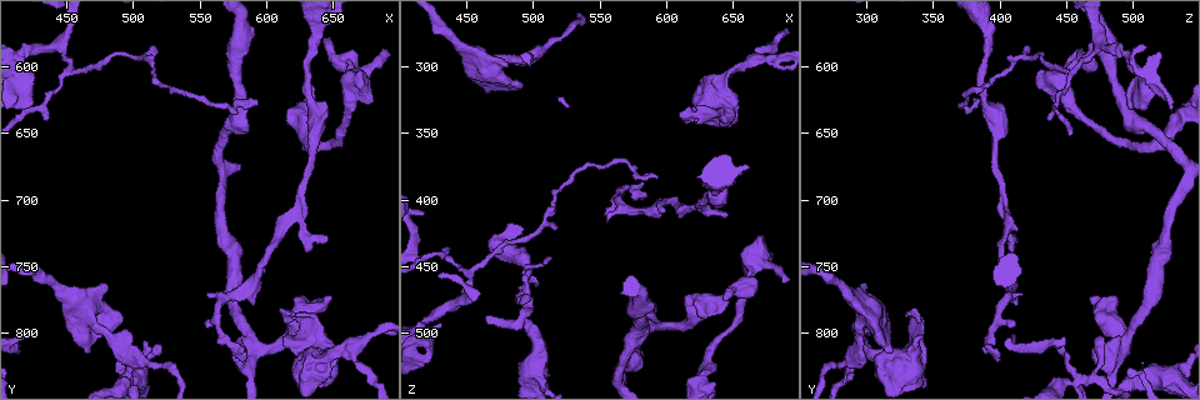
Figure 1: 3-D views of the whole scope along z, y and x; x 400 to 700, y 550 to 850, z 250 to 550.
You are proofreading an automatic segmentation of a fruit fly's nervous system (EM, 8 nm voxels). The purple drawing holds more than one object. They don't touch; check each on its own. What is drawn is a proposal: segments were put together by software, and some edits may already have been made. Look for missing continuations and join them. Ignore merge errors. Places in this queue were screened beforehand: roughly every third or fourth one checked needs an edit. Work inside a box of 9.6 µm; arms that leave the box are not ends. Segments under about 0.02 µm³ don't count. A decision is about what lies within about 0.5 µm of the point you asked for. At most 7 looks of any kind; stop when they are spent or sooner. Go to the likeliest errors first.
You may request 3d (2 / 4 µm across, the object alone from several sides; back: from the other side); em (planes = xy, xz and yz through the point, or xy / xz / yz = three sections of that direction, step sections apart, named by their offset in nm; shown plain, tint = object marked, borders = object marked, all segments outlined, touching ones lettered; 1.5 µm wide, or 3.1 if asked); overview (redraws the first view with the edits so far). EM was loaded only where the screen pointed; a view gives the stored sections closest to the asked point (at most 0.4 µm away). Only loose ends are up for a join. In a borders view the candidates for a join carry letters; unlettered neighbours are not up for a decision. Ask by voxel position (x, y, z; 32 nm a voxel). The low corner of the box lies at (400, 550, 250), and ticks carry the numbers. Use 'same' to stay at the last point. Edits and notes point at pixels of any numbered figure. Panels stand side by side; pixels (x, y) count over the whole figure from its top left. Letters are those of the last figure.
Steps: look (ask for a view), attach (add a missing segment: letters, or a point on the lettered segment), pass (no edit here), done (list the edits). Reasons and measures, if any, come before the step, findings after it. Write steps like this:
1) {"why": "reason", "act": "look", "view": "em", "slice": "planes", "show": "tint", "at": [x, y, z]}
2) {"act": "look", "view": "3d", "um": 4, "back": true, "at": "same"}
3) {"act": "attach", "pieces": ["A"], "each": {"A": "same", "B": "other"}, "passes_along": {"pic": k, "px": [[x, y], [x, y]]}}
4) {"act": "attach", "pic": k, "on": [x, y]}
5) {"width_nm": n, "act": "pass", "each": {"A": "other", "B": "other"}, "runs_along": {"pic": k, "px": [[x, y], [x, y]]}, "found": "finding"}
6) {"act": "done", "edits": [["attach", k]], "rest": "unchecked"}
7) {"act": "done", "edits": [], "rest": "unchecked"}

{"why": "tapers out", "act": "look", "view": "em", "slice": "yz", "step": 8, "show": "borders", "at": [592, 628, 386]}

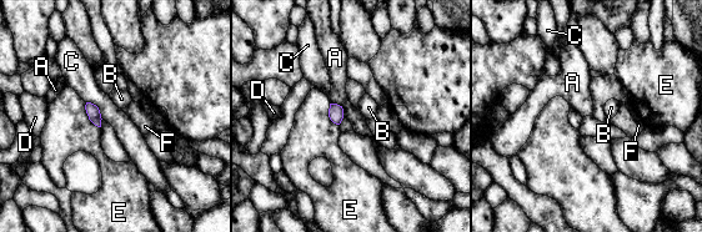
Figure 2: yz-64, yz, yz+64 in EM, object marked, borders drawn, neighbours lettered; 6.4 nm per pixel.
{"why": "another direction", "act": "look", "view": "em", "slice": "planes", "show": "borders", "at": "same"}

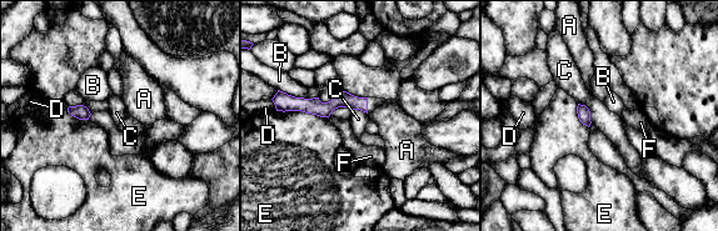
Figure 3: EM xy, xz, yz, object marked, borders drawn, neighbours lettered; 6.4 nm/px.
{"act": "pass", "each": {"A": "other", "B": "other", "C": "other", "D": "other", "E": "other", "F": "other"}, "border": {"pic": 3, "px": [[578, 103], [588, 109], [592, 121]]}, "found": "none of them fits"}

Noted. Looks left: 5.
{"why": "an open end", "act": "look", "view": "em", "slice": "yz", "step": 8, "show": "borders", "at": [510, 804, 446]}

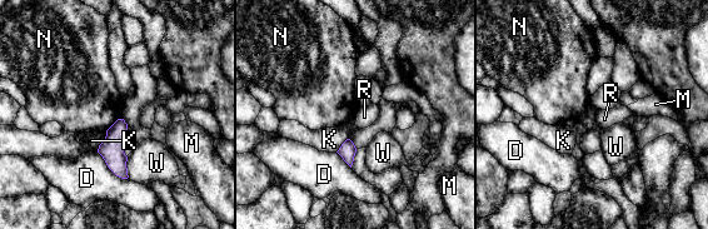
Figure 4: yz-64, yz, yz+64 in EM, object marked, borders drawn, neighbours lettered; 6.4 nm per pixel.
{"why": "cut it another way", "act": "look", "view": "em", "slice": "planes", "show": "borders", "at": "same"}

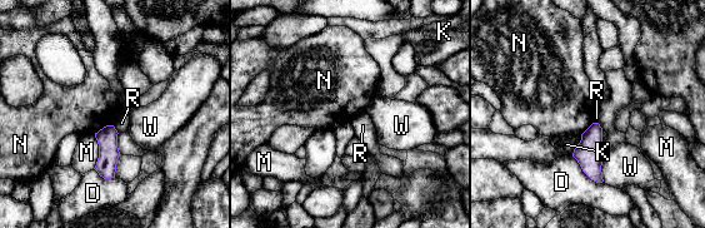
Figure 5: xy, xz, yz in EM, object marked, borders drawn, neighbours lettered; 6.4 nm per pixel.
{"width_nm": 130, "act": "pass", "each": {"D": "other", "K": "other", "M": "other", "N": "other", "R": "other", "W": "other"}, "border": {"pic": 5, "px": [[111, 124], [106, 124], [94, 133]]}, "found": "none of them fits"}

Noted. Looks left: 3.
{"why": "free end", "act": "look", "view": "3d", "um": 2, "at": [646, 732, 410]}

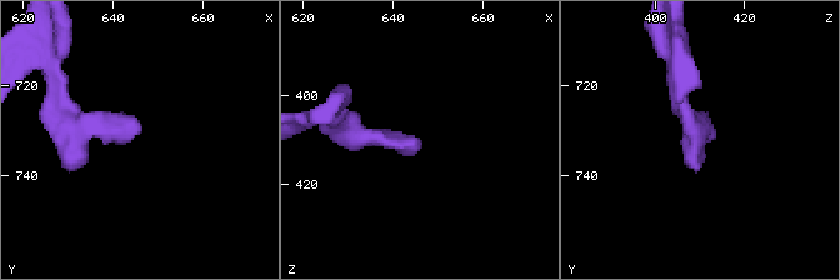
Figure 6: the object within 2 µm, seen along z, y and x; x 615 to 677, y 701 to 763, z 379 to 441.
{"act": "look", "view": "em", "slice": "xy", "step": 8, "show": "borders", "at": [645, 730, 409]}

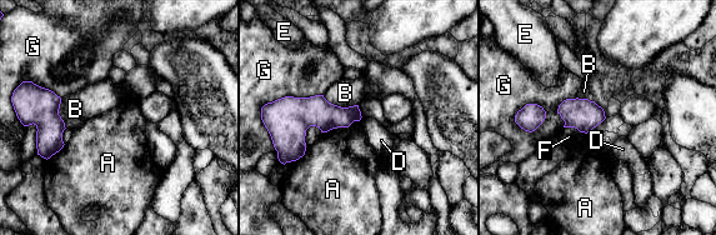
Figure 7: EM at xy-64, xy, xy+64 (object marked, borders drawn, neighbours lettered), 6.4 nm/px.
{"why": "another direction", "act": "look", "view": "em", "slice": "planes", "show": "borders", "at": "same"}

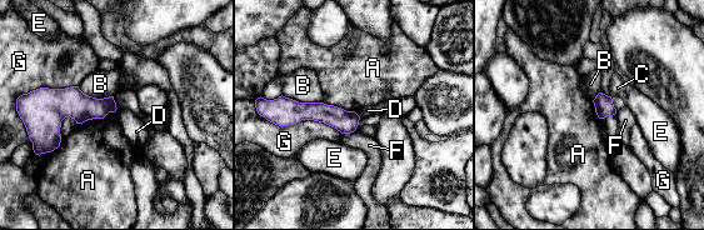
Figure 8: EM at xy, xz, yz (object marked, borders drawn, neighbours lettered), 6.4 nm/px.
{"act": "pass", "each": {"A": "other", "B": "other", "C": "other", "D": "other", "E": "other", "F": "other", "G": "other"}, "border": {"pic": 8, "px": [[115, 110], [103, 118], [76, 124]]}, "found": "no lettered segment goes on from it"}

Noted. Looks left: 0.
{"act": "done", "edits": [], "rest": "unchecked"}

